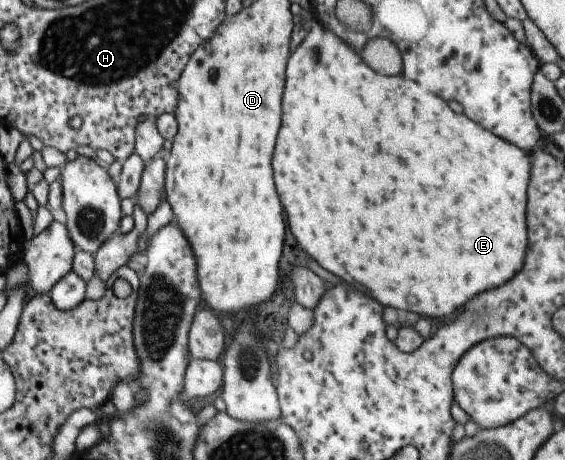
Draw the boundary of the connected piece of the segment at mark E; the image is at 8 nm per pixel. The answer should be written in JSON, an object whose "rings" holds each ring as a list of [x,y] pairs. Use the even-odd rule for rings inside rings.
{"rings":[[[313,19],[306,34],[299,48],[287,60],[281,100],[283,116],[271,156],[275,190],[285,212],[289,232],[293,234],[299,248],[327,272],[355,288],[365,288],[369,296],[383,304],[383,307],[409,310],[427,318],[449,316],[471,296],[501,286],[511,276],[515,276],[515,272],[521,270],[525,250],[525,188],[529,180],[529,154],[521,152],[518,146],[511,146],[503,139],[495,138],[491,131],[483,130],[465,116],[451,112],[441,98],[423,90],[419,84],[403,76],[375,74],[347,44],[335,38],[329,29],[325,30],[317,20]]]}

